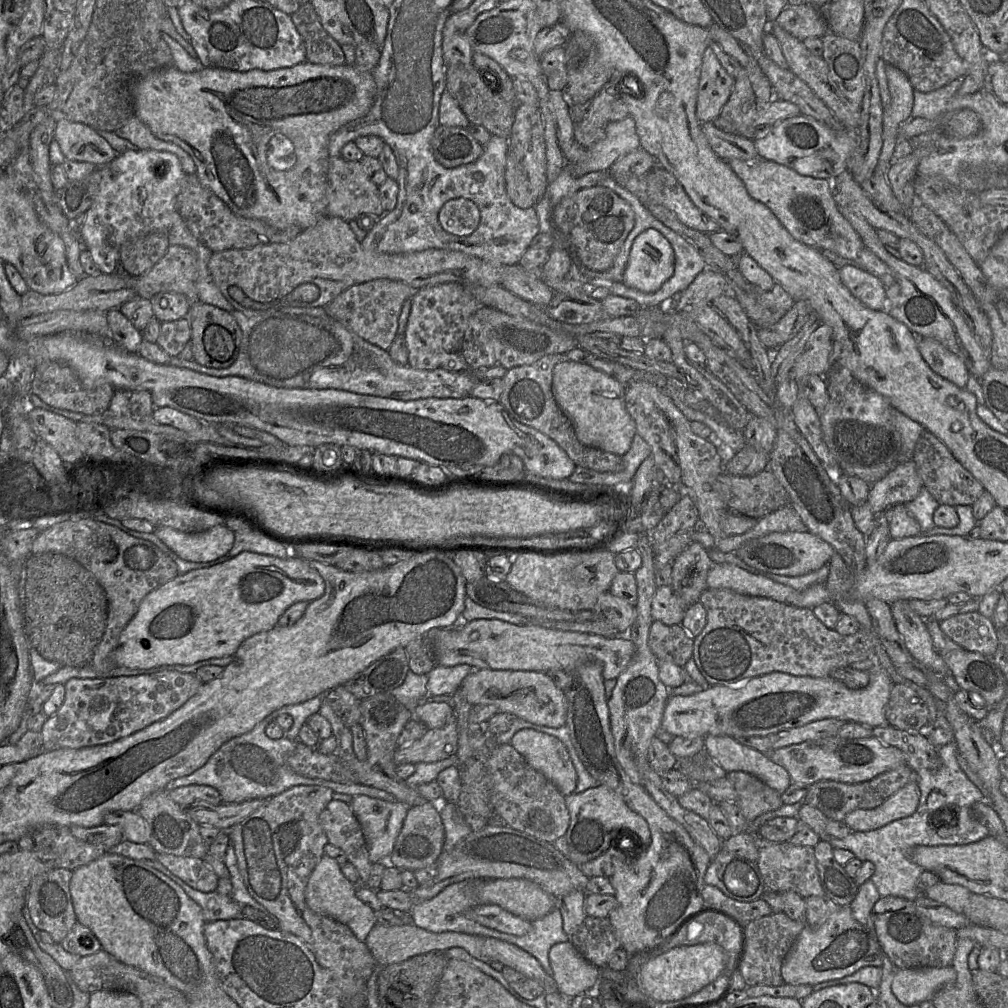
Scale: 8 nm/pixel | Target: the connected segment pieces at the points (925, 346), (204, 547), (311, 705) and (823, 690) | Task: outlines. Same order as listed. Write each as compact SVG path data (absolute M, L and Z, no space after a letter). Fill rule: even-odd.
M919 337L917 347L925 362L935 373L959 388L965 388L970 372L956 354L940 341L929 337Z
M223 524L195 533L155 527L153 533L179 558L194 563L214 561L226 555L234 543L233 531Z
M317 696L300 704L282 707L259 722L250 732L232 738L224 743L201 768L190 775L170 781L167 791L189 785L205 785L217 790L224 804L239 804L253 799L268 799L279 795L291 787L299 785L322 786L331 789L334 793L332 800L344 802L349 805L356 795L365 795L387 802L397 801L391 794L370 786L361 784L341 784L323 779L311 779L292 771L286 764L287 756L293 751L295 741L301 727L307 718L318 713L323 696ZM280 715L289 715L293 719L291 728L284 732L283 739L271 740L265 735L265 728Z
M876 664L869 673L866 687L852 689L831 676L817 678L771 672L753 677L739 686L710 685L689 696L672 696L666 702L661 730L673 737L707 735L747 738L765 737L826 718L837 718L869 727L889 725L885 706L894 681Z

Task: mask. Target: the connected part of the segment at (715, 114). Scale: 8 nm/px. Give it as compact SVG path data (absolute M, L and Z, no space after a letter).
M707 46L701 64L696 116L702 122L712 122L720 116L728 101L735 79L722 67L713 50Z

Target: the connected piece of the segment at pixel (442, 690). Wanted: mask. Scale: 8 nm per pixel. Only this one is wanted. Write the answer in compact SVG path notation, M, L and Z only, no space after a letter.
M460 664L453 667L435 665L428 673L427 692L430 696L452 696L462 681L473 672L473 667Z

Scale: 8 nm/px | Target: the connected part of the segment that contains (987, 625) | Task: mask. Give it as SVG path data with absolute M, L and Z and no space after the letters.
M977 611L951 616L939 622L940 629L962 649L989 656L998 648L996 628L991 619Z

